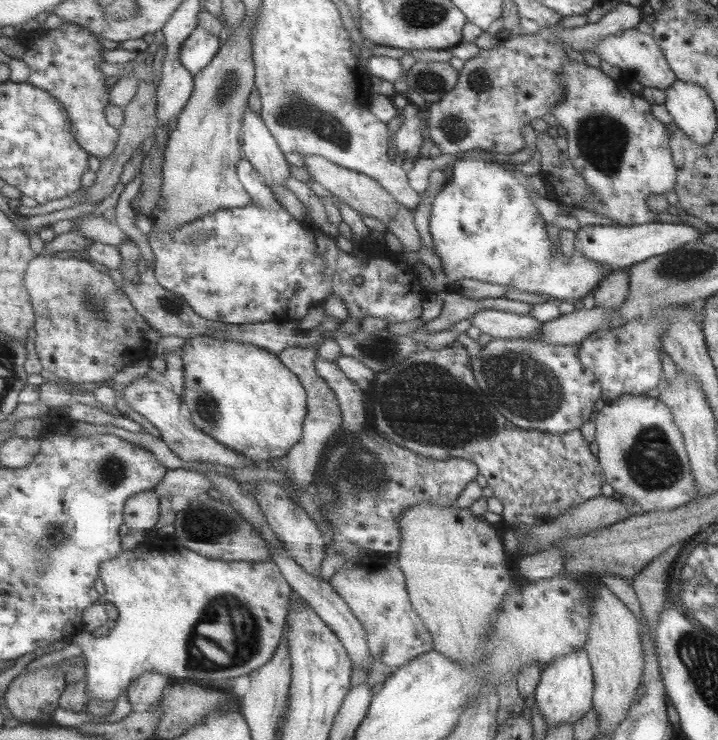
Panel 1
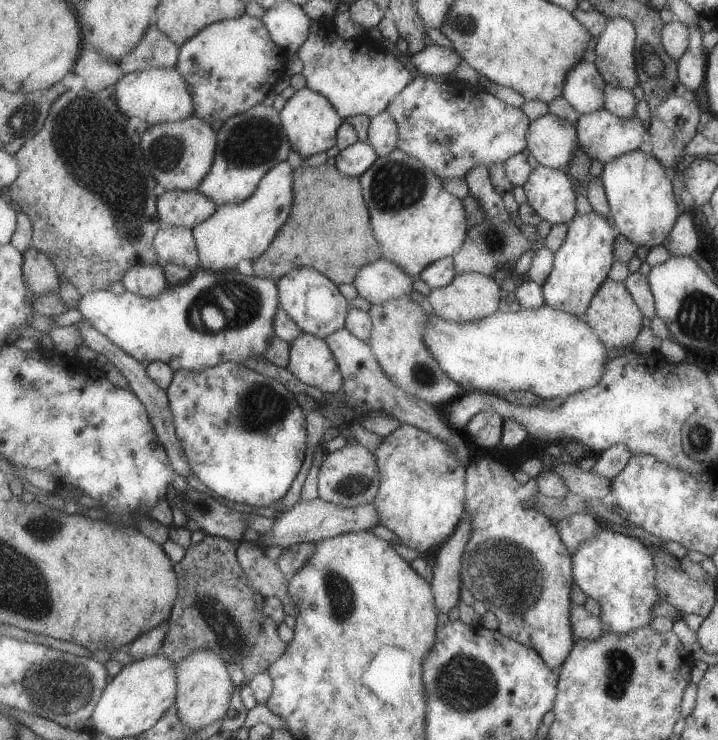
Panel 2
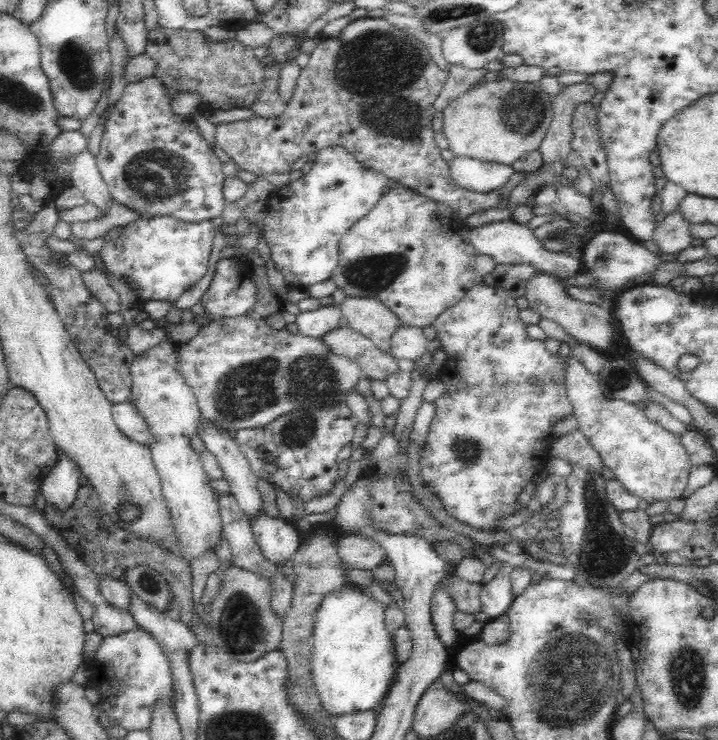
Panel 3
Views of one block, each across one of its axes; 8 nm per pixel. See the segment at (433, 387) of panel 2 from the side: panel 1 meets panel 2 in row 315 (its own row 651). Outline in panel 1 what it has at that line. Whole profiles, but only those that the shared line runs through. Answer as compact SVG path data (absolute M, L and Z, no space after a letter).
M359 562L354 569L343 568L337 573L329 582L337 592L341 593L341 596L345 597L353 613L363 623L367 631L369 654L374 660L394 670L432 649L431 634L411 606L406 590L406 578L395 564L391 564L389 568L385 566L367 568L364 562Z

